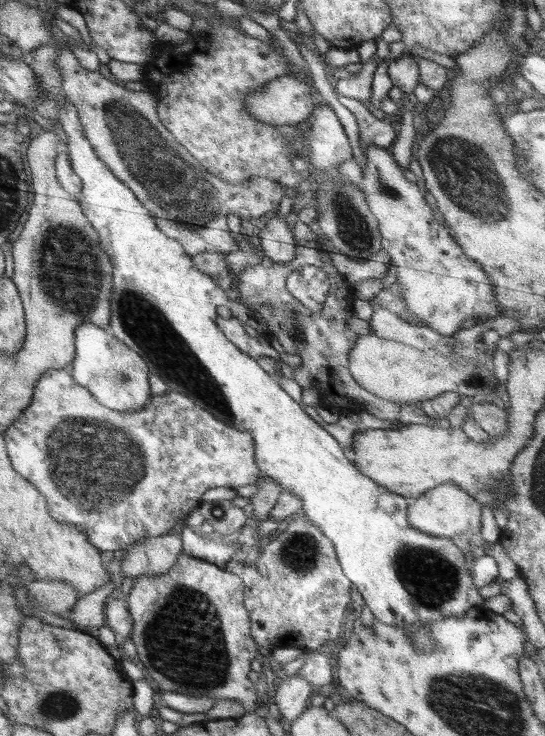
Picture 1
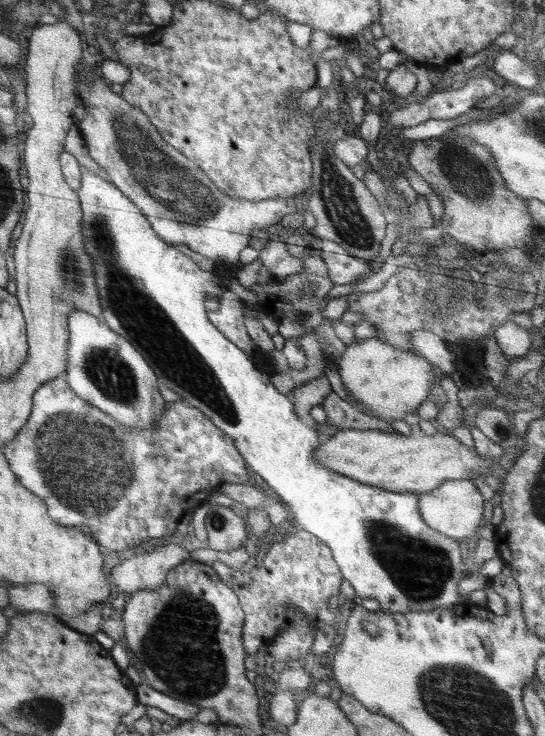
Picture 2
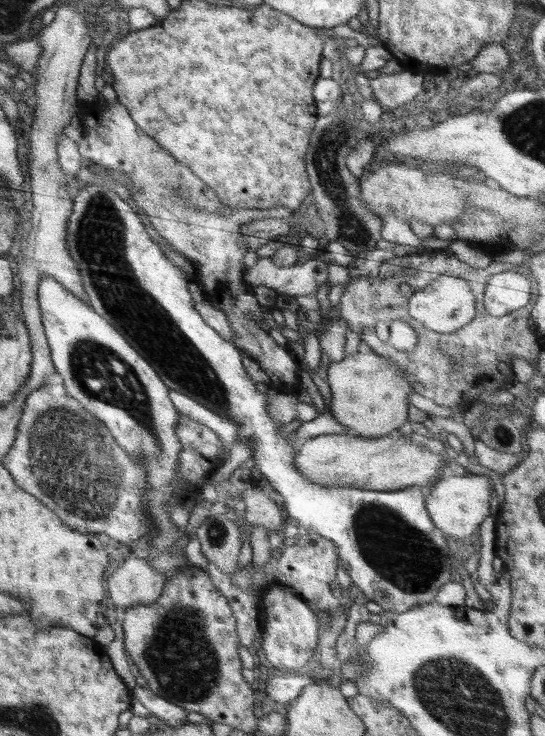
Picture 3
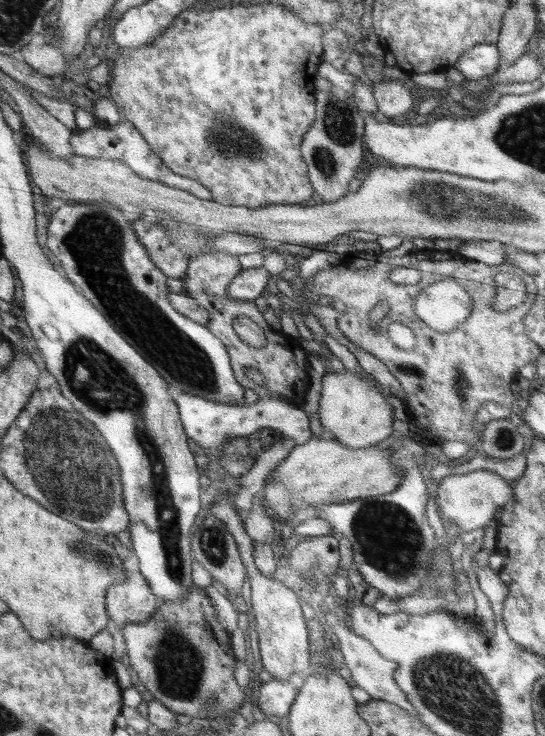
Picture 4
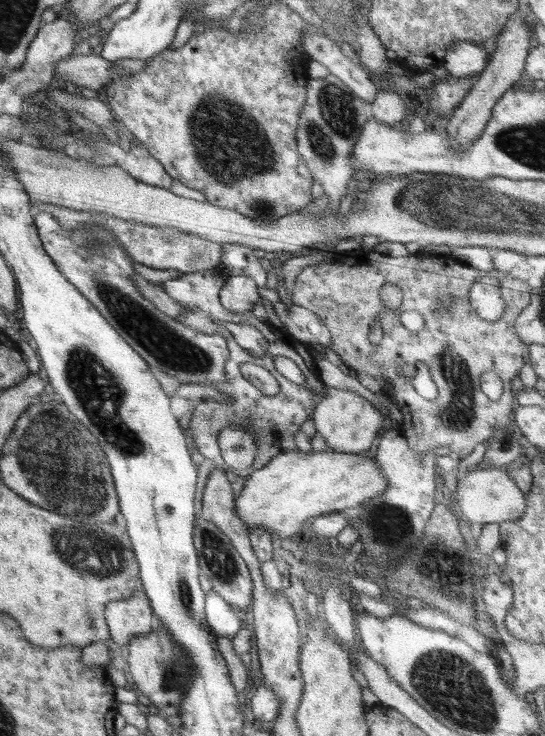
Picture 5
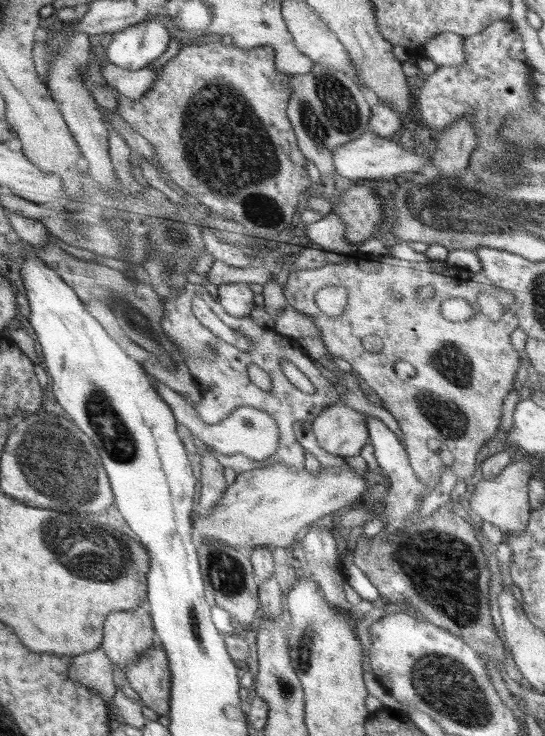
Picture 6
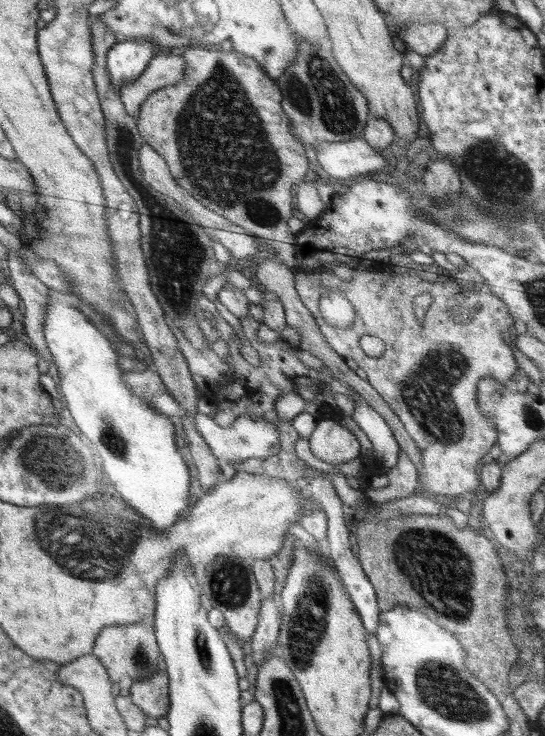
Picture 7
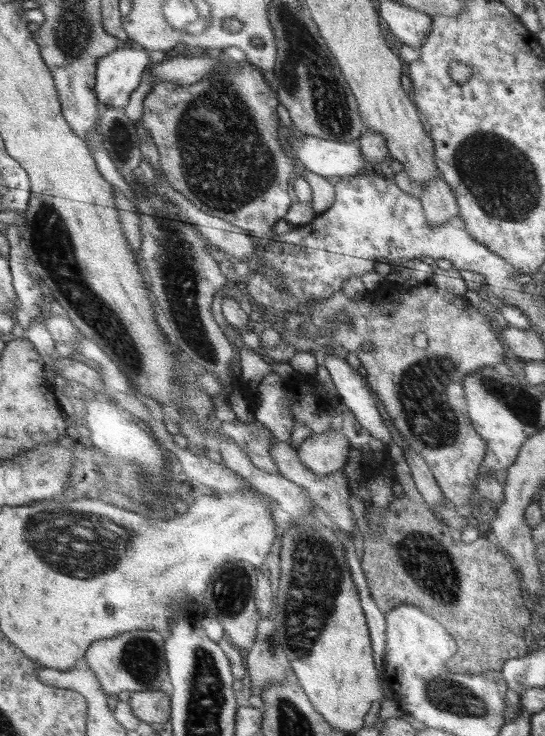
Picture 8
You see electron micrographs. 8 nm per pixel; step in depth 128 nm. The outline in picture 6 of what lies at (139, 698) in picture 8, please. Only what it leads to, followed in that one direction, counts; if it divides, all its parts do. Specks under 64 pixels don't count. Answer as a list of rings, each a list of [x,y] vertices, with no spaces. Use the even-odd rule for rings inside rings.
[[[156,646],[147,648],[147,652],[143,652],[125,671],[127,680],[144,706],[158,715],[167,715],[171,699],[171,672],[165,650]]]

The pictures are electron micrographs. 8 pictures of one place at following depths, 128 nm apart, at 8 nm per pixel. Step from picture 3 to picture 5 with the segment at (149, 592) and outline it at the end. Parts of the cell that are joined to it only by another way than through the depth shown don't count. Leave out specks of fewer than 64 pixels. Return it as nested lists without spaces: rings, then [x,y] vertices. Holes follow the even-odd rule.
[[[142,589],[137,590],[130,598],[109,602],[104,612],[111,642],[115,649],[128,645],[131,638],[140,636],[141,633],[152,632],[153,610],[149,598]]]

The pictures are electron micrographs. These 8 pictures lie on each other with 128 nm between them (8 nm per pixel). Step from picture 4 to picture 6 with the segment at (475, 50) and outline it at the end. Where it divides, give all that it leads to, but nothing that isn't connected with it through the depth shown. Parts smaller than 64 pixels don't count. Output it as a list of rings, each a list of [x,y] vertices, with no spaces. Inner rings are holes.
[[[445,32],[425,42],[425,56],[440,66],[461,65],[465,61],[463,36]]]

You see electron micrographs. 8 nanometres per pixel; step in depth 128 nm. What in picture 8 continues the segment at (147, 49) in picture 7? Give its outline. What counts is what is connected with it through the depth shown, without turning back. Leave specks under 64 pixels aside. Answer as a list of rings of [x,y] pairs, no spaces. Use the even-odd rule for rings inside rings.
[[[133,45],[103,56],[97,64],[94,90],[98,104],[123,108],[150,60],[145,49]]]

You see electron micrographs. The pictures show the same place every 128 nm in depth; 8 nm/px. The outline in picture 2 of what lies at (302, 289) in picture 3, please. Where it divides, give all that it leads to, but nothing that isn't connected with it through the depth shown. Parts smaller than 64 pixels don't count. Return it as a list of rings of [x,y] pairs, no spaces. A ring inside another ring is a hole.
[[[278,233],[276,235],[270,234],[267,245],[259,252],[262,266],[270,272],[269,278],[274,281],[285,280],[287,276],[303,270],[302,258],[290,255],[284,241],[280,240]]]

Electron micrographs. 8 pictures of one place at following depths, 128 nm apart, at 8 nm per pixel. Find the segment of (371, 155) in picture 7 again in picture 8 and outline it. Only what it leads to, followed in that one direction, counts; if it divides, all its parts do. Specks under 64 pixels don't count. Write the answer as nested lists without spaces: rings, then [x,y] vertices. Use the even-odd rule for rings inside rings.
[[[297,132],[291,135],[287,139],[294,156],[314,174],[351,177],[364,166],[365,158],[357,142],[324,140]]]

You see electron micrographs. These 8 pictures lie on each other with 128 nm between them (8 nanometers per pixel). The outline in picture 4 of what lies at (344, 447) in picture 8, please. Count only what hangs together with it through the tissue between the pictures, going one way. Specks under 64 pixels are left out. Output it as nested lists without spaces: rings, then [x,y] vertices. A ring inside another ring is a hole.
[[[346,368],[335,373],[329,371],[322,380],[318,416],[329,437],[335,437],[348,448],[366,448],[377,445],[392,434],[396,412],[388,405],[382,386],[362,370],[362,377]]]

